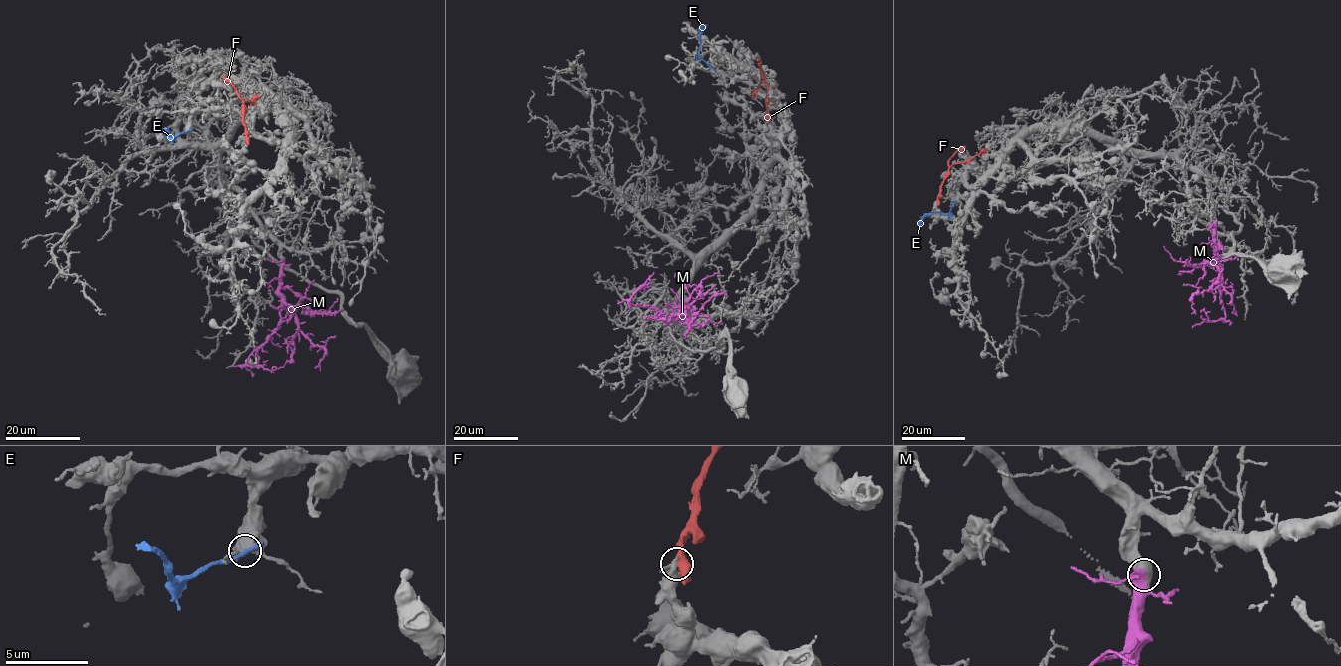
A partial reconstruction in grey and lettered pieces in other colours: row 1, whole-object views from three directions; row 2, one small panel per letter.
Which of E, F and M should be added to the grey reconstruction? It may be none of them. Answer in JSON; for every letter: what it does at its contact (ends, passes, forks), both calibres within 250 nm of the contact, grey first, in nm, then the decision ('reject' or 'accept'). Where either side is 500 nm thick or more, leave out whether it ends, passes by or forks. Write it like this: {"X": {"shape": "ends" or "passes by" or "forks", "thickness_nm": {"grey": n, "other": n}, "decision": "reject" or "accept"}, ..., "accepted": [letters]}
{"E": {"shape": "passes by", "thickness_nm": {"grey": 360, "other": 280}, "decision": "reject"}, "F": {"thickness_nm": {"grey": 550, "other": 550}, "decision": "reject"}, "M": {"thickness_nm": {"grey": 850, "other": 600}, "decision": "accept"}, "accepted": ["M"]}

